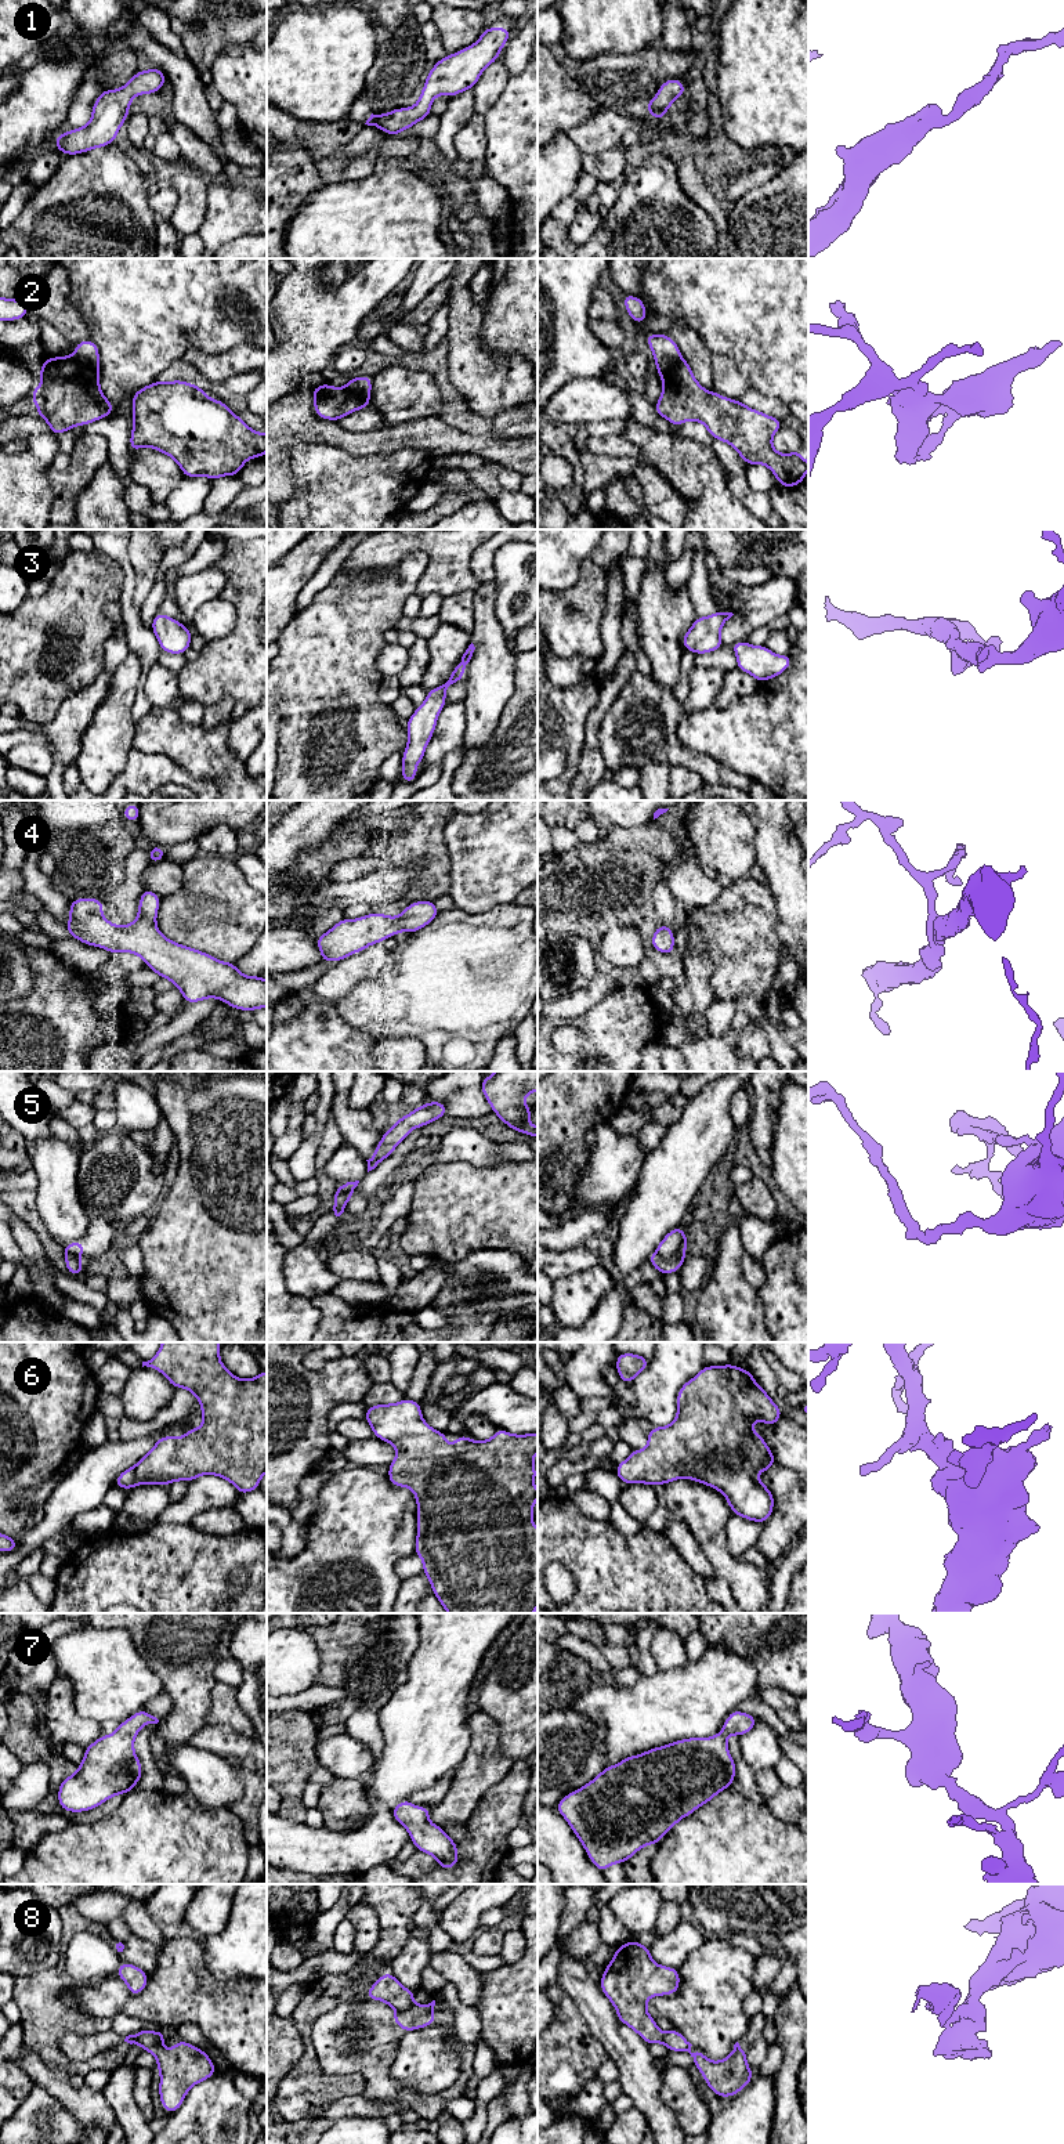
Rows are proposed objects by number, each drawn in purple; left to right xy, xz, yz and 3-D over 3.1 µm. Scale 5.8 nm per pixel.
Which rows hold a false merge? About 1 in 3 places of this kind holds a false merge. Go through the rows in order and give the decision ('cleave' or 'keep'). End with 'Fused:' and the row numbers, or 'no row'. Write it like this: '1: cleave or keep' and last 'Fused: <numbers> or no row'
1: keep
2: cleave
3: keep
4: keep
5: cleave
6: keep
7: keep
8: cleave
Fused: 2, 5, 8

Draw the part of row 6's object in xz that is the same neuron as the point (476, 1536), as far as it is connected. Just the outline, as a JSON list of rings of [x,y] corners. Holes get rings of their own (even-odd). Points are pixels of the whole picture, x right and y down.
[[[408,1398],[398,1403],[368,1406],[365,1421],[372,1427],[373,1436],[391,1443],[397,1450],[397,1457],[388,1465],[388,1479],[391,1486],[409,1487],[416,1496],[417,1504],[417,1536],[415,1554],[423,1559],[423,1573],[428,1577],[433,1594],[448,1613],[533,1613],[538,1608],[538,1527],[532,1522],[533,1505],[538,1500],[538,1490],[533,1479],[538,1472],[533,1467],[533,1456],[538,1453],[538,1433],[514,1435],[504,1429],[496,1429],[489,1440],[471,1440],[459,1435],[452,1446],[445,1446],[448,1435],[435,1431],[421,1417],[421,1406]]]

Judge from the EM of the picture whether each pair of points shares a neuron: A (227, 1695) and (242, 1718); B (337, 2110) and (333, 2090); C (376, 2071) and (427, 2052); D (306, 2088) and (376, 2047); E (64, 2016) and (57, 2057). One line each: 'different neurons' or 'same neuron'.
A: same neuron
B: different neurons
C: different neurons
D: different neurons
E: same neuron

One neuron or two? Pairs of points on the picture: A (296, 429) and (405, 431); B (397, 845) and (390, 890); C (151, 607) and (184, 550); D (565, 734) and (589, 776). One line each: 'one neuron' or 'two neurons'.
A: one neuron
B: two neurons
C: one neuron
D: two neurons

